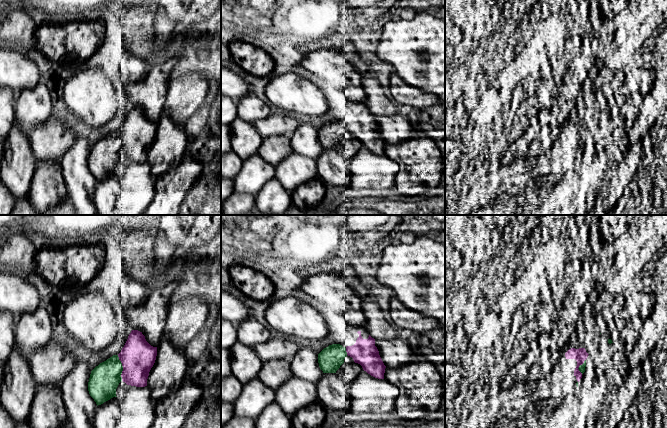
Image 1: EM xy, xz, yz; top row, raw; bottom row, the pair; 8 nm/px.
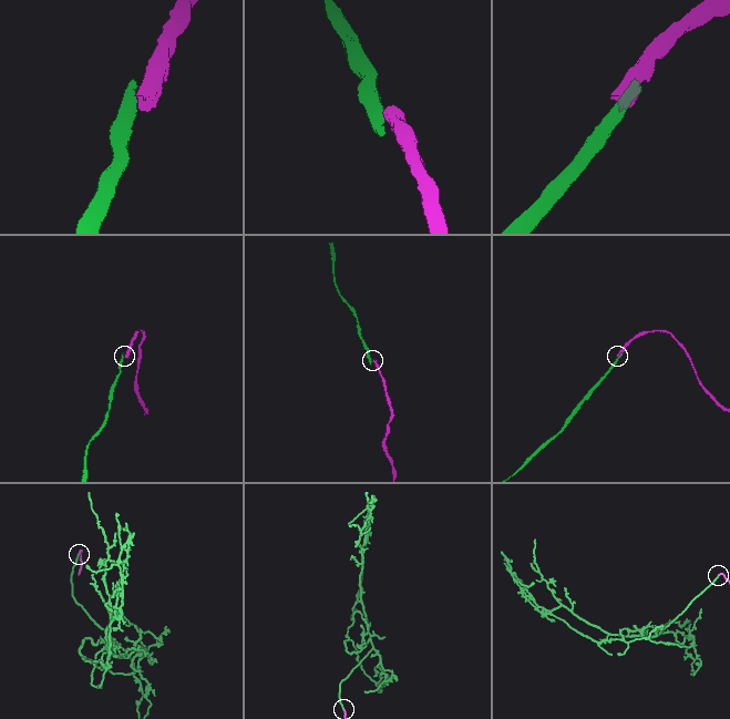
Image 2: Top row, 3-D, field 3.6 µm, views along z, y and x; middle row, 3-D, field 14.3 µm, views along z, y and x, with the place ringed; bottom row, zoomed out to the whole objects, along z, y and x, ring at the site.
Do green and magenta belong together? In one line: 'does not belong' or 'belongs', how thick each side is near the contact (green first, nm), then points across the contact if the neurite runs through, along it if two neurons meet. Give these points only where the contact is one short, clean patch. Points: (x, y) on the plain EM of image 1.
does not belong; calibres 240 and 280 nm

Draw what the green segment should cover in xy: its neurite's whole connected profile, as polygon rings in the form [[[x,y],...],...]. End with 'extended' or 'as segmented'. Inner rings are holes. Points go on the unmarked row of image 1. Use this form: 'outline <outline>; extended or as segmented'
outline [[[113,131],[96,142],[90,150],[88,167],[97,182],[116,172],[116,165],[122,157],[123,142],[118,131]]]; as segmented

